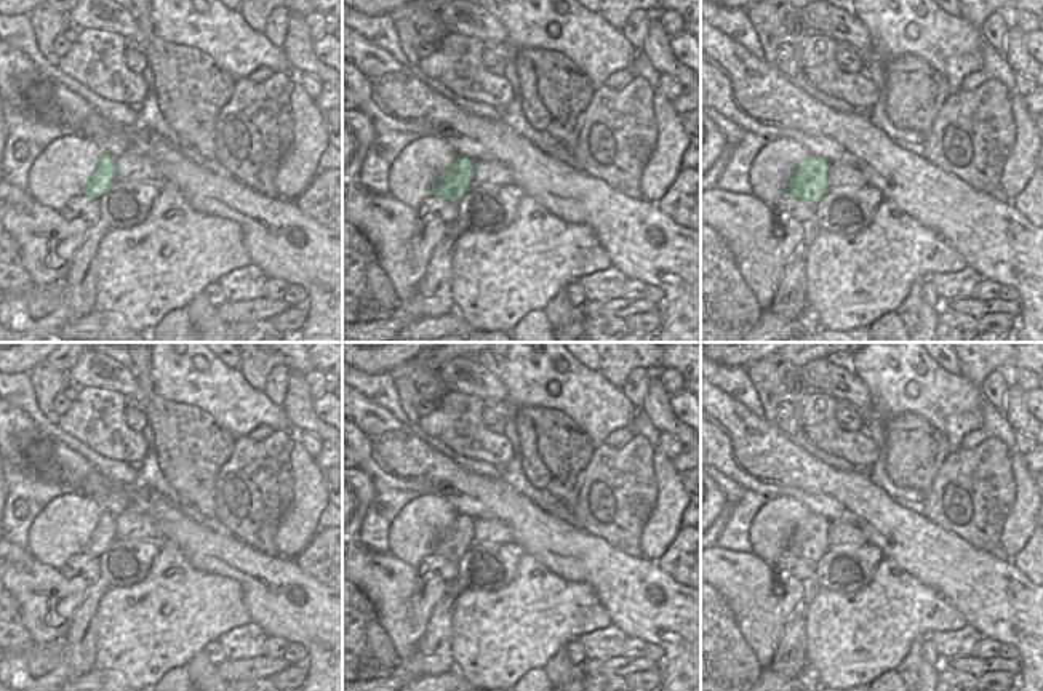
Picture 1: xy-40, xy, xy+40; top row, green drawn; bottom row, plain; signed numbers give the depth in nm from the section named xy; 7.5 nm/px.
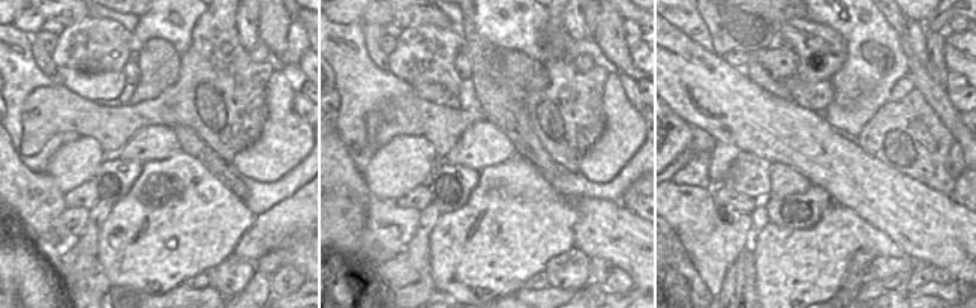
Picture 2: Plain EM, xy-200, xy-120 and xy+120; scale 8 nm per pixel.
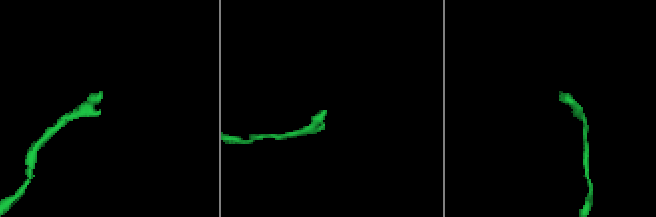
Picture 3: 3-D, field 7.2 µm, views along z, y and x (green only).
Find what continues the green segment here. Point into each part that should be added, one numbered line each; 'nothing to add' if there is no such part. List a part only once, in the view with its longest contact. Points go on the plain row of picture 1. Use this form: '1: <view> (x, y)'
1: xy (487, 530)

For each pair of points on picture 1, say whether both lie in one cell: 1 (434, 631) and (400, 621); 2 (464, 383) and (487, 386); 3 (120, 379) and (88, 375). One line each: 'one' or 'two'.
1: two
2: one
3: one

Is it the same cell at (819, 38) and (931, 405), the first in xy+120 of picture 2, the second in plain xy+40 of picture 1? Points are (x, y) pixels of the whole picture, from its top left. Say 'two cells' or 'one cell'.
two cells

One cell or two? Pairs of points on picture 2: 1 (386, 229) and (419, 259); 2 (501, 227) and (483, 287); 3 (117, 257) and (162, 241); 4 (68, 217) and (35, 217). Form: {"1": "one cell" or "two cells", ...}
{"1": "two cells", "2": "one cell", "3": "one cell", "4": "two cells"}

